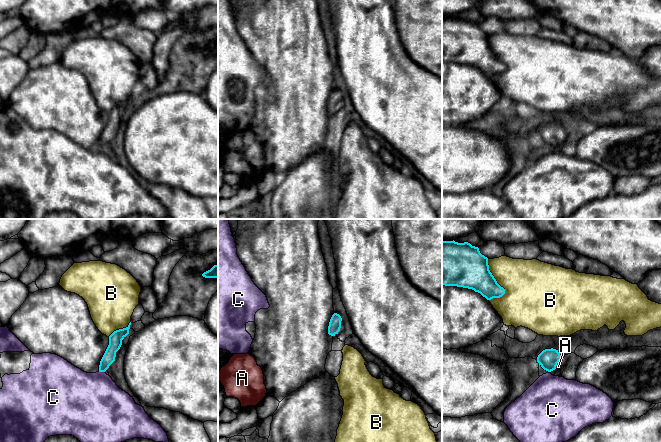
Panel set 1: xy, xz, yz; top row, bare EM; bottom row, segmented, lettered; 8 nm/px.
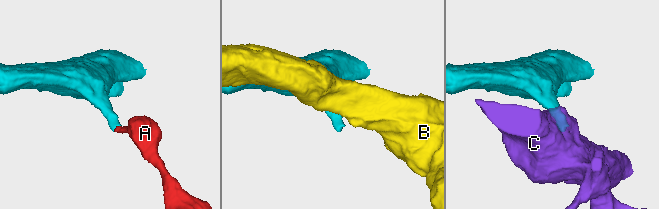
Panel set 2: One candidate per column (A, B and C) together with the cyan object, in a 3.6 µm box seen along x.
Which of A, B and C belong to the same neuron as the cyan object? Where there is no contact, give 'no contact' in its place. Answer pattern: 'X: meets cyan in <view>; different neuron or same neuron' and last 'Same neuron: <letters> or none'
A: meets cyan in yz; same neuron
B: meets cyan in yz; different neuron
C: meets cyan in xy; different neuron
Same neuron: A

